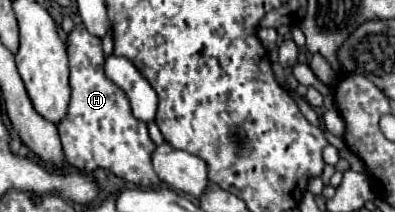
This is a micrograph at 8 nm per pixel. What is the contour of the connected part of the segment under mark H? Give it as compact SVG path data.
M79 23L67 35L67 53L69 53L69 69L71 69L71 101L69 101L69 113L57 125L57 129L59 129L59 137L61 137L63 151L65 151L69 165L73 165L81 173L93 173L95 169L109 169L119 179L127 181L129 185L141 187L141 189L161 187L161 179L157 177L157 173L153 169L153 161L151 161L151 155L157 149L157 145L149 137L147 123L133 117L129 99L123 93L123 89L119 89L111 79L107 79L107 75L103 71L105 55L101 49L101 39L91 35L85 29L85 25Z

